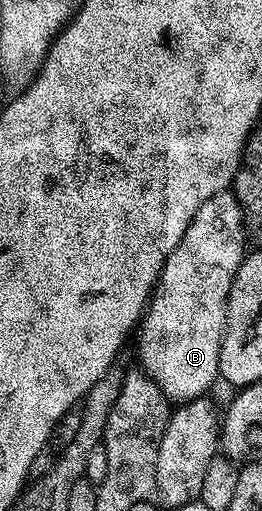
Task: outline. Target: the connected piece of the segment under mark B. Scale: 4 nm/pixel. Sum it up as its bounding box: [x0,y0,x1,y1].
[138,189,246,404]

